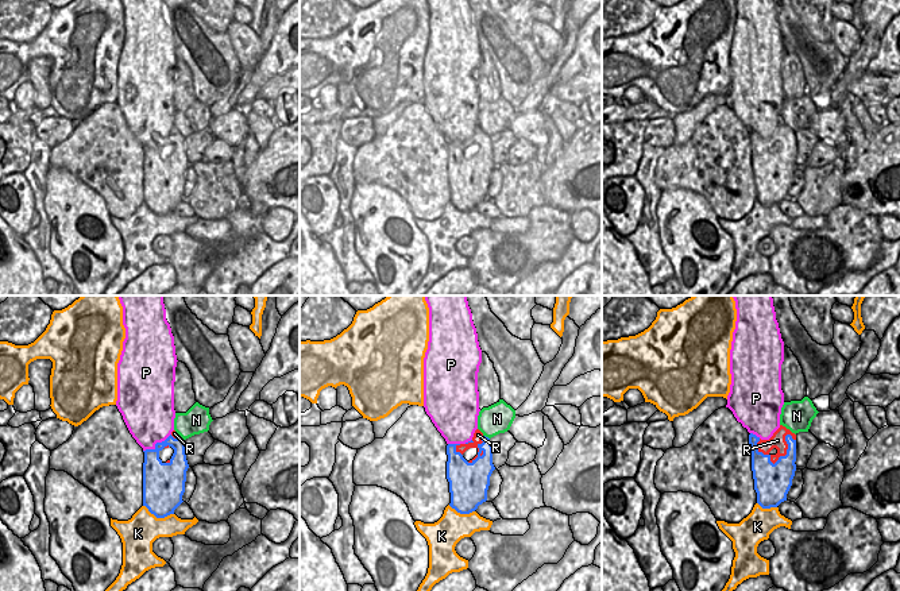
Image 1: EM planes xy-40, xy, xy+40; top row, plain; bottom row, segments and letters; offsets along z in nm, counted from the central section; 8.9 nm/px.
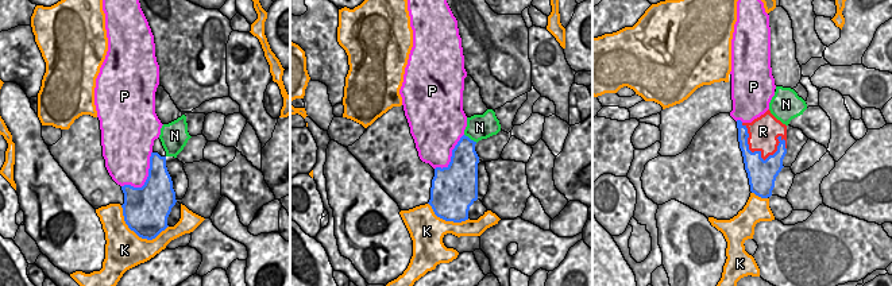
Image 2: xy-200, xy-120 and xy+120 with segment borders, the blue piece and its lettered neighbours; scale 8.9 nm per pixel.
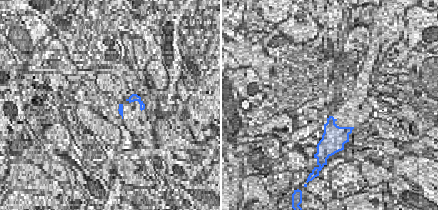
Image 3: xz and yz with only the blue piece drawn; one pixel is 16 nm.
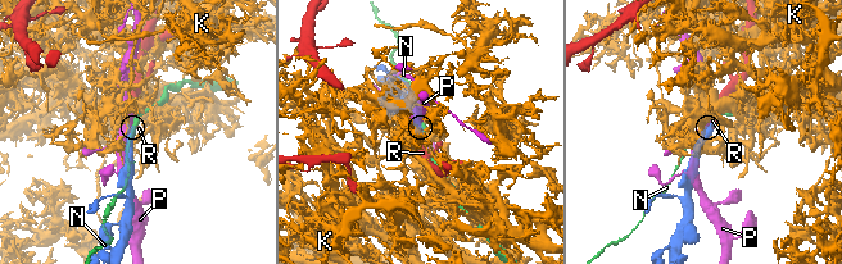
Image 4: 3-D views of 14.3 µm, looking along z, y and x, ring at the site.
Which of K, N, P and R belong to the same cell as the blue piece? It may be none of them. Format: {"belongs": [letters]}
{"belongs": ["R"]}

